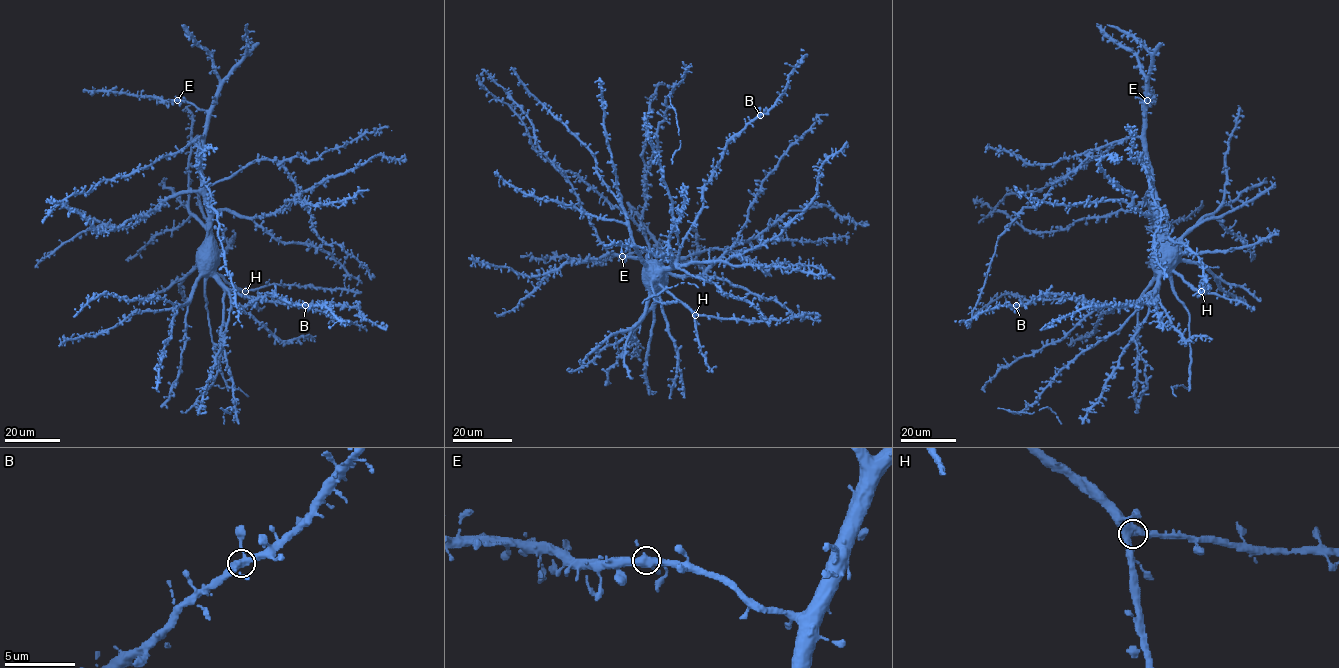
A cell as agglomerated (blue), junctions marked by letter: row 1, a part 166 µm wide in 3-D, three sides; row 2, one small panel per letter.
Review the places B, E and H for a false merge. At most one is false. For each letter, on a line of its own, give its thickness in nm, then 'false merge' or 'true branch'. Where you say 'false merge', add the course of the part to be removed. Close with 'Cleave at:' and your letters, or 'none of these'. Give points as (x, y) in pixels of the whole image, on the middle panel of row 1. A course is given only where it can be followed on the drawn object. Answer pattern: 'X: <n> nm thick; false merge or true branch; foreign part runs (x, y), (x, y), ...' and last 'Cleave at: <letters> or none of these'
B: 400 nm thick; true branch
E: 400 nm thick; true branch
H: 440 nm thick; true branch
Cleave at: none of these

